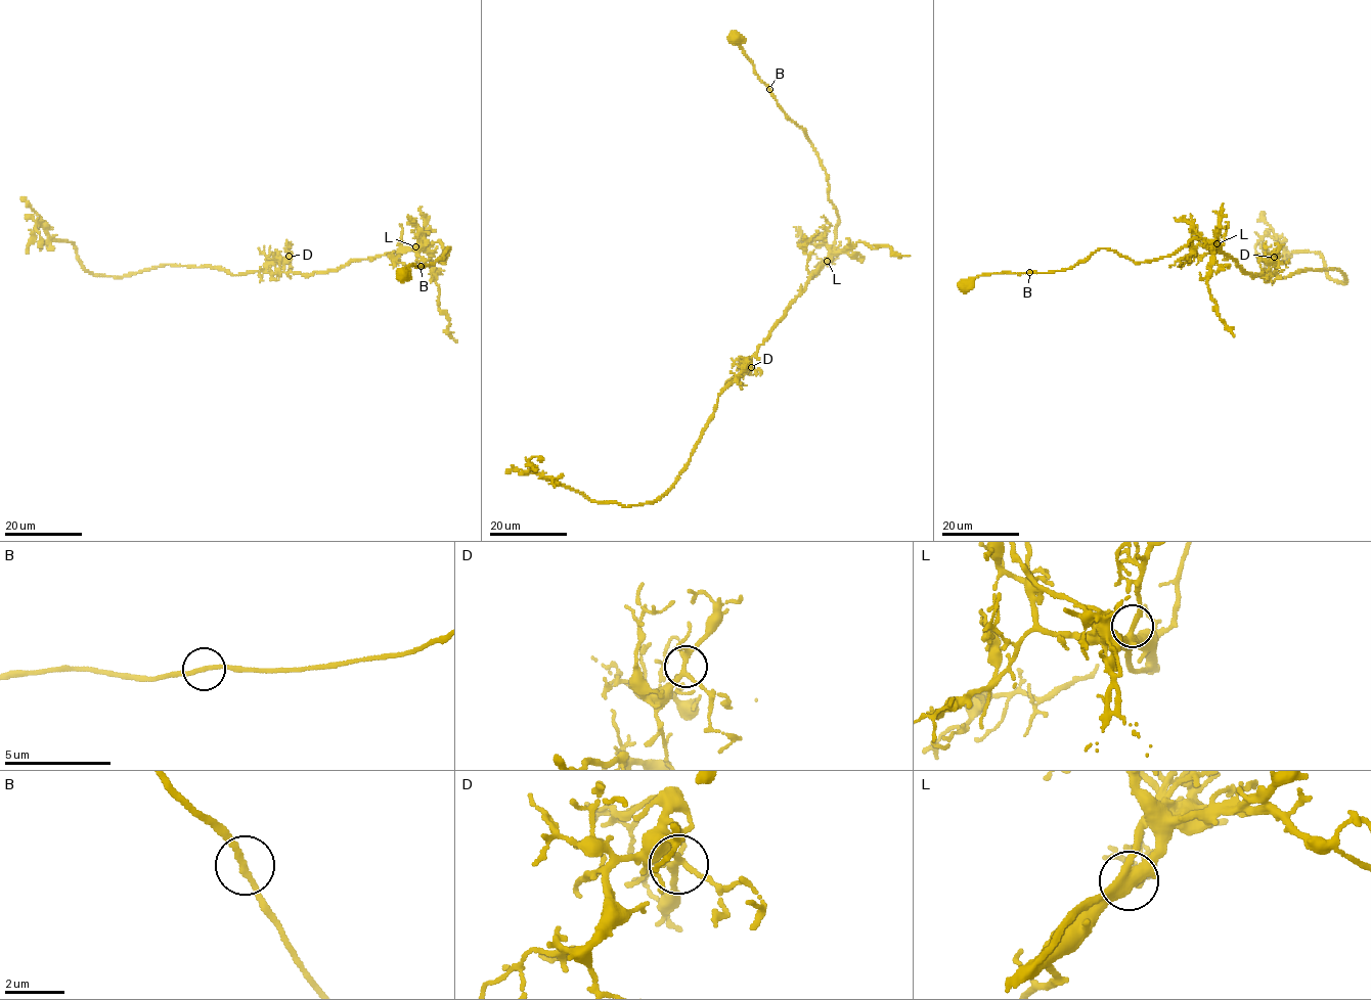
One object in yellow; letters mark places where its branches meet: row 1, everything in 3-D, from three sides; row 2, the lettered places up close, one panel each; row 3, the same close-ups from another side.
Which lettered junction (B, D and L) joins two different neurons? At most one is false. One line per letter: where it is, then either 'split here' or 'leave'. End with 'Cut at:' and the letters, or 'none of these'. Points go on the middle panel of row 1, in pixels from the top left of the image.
B: at (769, 89); leave
D: at (751, 367); leave
L: at (827, 261); leave
Cut at: none of these

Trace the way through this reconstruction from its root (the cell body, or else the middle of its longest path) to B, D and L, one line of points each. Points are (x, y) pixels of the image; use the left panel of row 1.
B: (400, 276), (409, 265), (421, 266)
D: (400, 276), (409, 265), (441, 259), (449, 247), (442, 262), (439, 241), (308, 275), (262, 271), (289, 256)
L: (400, 276), (409, 265), (425, 267), (441, 259), (449, 247), (440, 262), (444, 250), (439, 241), (415, 246)

